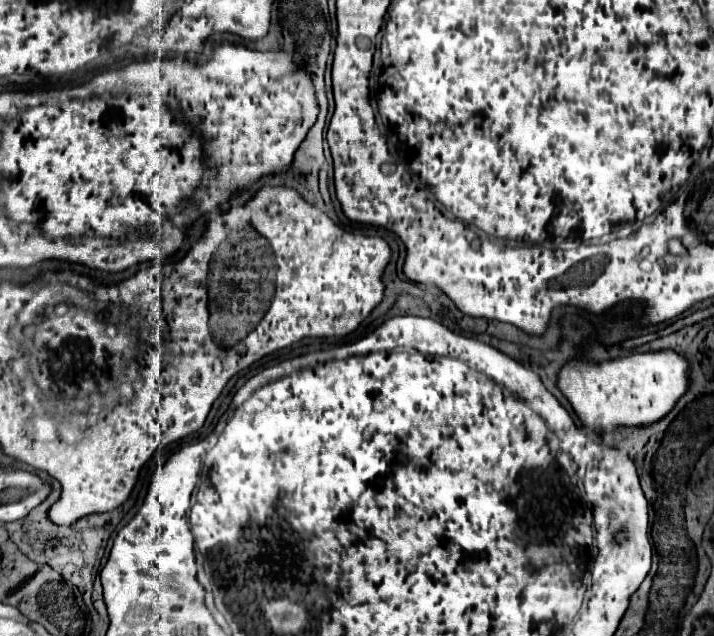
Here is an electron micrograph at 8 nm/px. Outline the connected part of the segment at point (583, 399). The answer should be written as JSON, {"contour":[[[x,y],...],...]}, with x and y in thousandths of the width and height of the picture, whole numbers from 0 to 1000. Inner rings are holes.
{"contour":[[[927,550],[882,557],[846,572],[807,569],[782,585],[782,607],[824,673],[863,676],[866,670],[913,667],[933,654],[964,613],[964,566],[941,550]]]}

